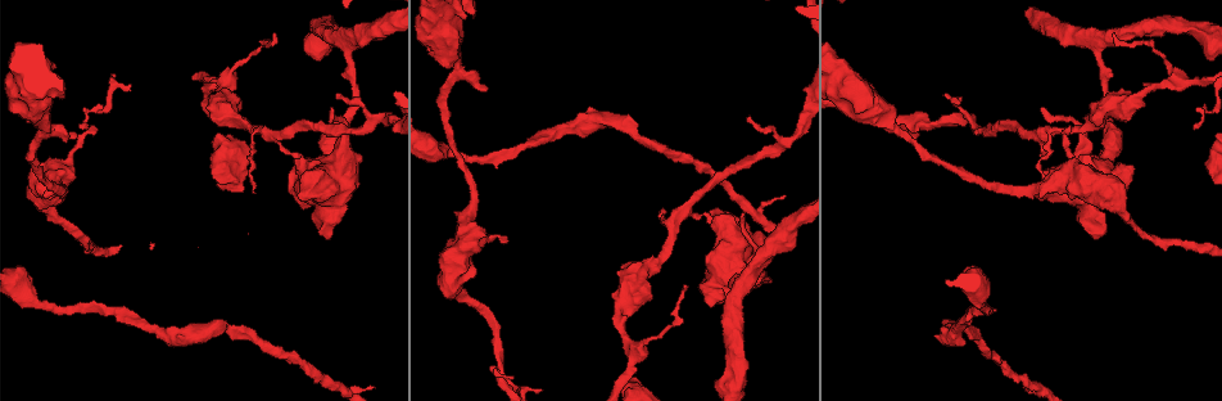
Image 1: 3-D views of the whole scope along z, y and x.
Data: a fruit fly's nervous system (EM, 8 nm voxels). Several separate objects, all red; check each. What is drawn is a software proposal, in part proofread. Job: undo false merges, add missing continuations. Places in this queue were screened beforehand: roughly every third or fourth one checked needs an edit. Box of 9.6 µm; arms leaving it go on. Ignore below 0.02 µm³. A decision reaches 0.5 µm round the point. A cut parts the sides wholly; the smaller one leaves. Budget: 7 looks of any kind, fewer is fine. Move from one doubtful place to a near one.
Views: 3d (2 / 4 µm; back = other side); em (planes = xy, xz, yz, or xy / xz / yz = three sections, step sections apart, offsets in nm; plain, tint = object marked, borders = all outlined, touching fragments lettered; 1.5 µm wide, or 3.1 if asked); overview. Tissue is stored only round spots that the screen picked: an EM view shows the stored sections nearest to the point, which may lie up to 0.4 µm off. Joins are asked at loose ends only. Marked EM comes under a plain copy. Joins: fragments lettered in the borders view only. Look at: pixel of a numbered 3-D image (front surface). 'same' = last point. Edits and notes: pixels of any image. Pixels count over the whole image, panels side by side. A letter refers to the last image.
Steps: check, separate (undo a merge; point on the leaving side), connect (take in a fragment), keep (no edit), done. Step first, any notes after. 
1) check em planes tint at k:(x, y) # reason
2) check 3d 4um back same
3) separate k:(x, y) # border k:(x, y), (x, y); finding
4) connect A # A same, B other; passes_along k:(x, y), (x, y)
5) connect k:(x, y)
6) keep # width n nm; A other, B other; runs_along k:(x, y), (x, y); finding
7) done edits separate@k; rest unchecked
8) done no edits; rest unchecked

check em planes borders at 1:(919, 133) # an open end

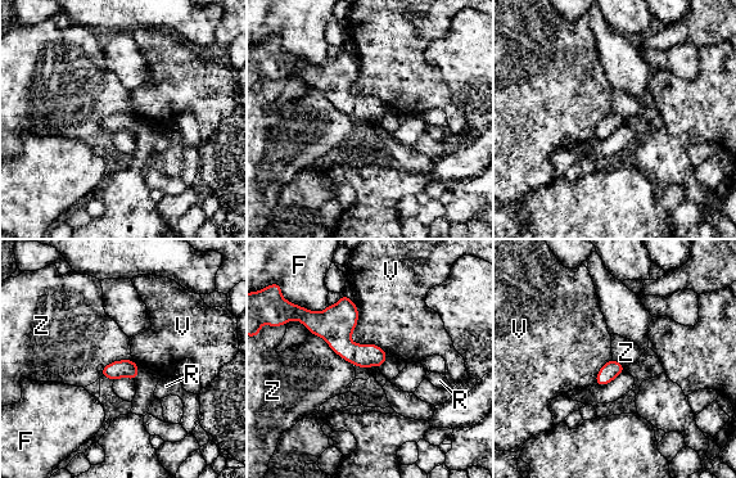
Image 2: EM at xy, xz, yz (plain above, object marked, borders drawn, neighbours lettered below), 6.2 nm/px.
keep # F other, R other, V other, Z other; none of them fits

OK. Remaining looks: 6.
check em xy step 4 borders at 1:(745, 217) # tapers out

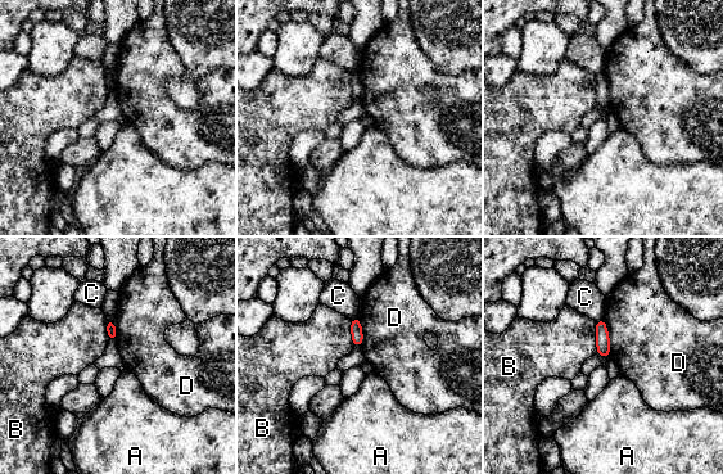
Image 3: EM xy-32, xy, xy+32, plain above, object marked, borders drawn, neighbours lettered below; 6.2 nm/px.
keep # A other, B other, C other, D other; border 3:(602, 319), (608, 330), (610, 357); none of them fits

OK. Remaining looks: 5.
check 3d 4um at 1:(621, 307) # thick turns thin

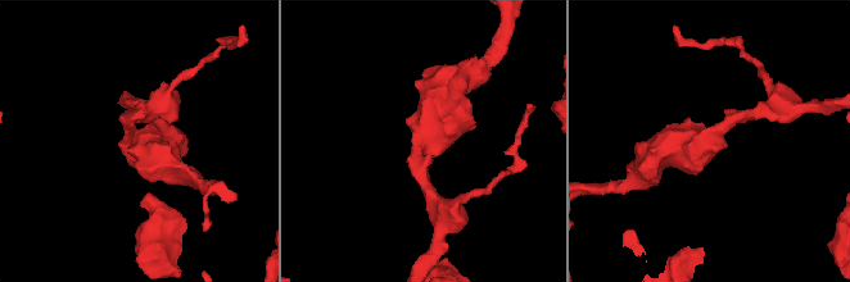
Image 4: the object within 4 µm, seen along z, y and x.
check em planes borders at 4:(713, 133) # arm_widths 190, 480 nm; need the tissue

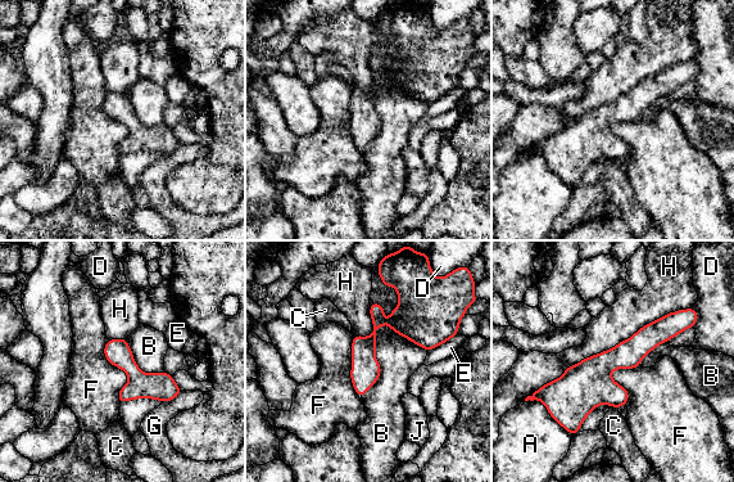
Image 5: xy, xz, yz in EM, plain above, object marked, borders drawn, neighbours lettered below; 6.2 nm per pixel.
keep # A other, B other, C other, D other, E other, F other, G other, H other, J other; border 5:(107, 339), (119, 404); continuous, no second neuron

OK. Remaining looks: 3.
done no edits; rest unchecked

